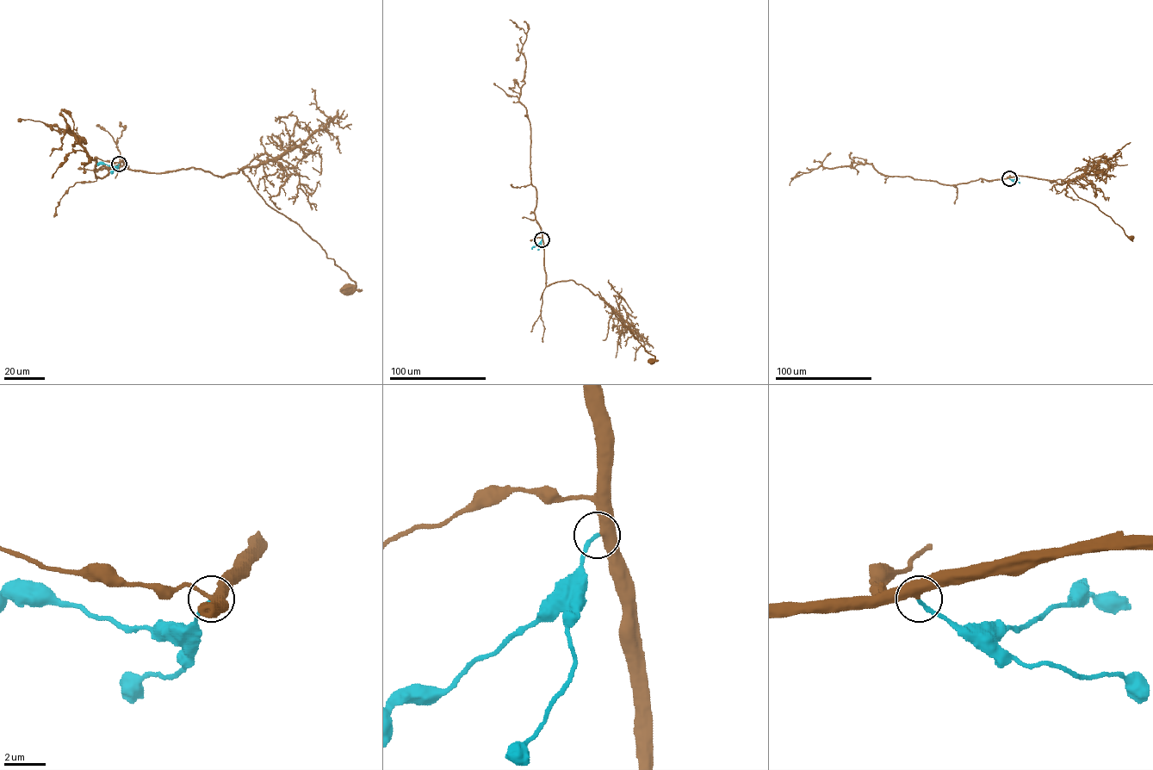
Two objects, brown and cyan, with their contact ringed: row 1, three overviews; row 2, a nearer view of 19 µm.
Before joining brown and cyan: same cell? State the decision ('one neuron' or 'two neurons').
one neuron

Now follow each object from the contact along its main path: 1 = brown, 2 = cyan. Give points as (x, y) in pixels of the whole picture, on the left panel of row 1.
1: (119, 164), (221, 176), (241, 170), (269, 206), (355, 282), (348, 288)
2: (119, 164), (117, 166), (98, 164)

